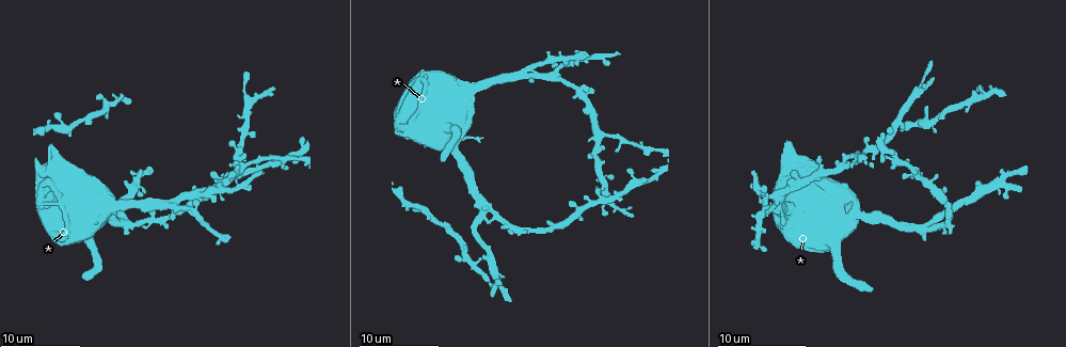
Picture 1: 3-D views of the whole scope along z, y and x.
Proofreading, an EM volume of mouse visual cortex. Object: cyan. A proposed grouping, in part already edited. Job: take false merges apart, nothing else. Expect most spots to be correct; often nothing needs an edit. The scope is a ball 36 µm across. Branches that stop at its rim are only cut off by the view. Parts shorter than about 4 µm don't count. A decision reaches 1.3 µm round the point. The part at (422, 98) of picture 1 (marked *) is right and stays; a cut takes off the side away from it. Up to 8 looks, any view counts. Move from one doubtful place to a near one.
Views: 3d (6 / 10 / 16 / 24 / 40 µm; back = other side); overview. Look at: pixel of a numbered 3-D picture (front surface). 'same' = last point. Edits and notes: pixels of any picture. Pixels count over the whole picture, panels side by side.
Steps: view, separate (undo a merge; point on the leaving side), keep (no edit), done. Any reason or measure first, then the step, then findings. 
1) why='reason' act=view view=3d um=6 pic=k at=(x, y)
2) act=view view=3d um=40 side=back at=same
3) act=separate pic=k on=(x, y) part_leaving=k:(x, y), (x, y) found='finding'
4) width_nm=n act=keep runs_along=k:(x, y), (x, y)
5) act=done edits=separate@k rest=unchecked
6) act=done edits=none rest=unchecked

act=view view=3d um=10 pic=1 at=(488, 261)

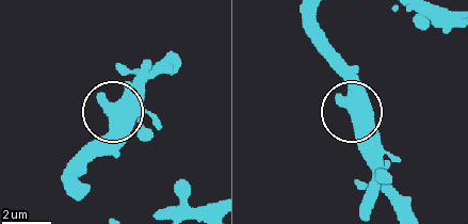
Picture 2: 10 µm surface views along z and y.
act=view view=3d um=6 pic=2 at=(111, 108)

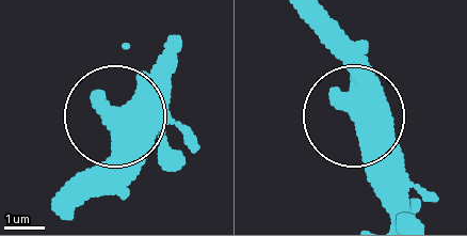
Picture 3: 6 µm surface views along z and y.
act=keep found='one cell here'

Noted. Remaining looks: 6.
act=view view=3d um=16 pic=1 at=(484, 219)

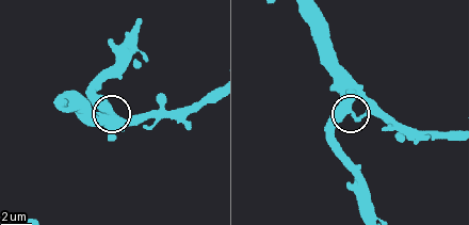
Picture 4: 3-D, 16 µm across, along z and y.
why='other side' act=view view=3d um=16 side=back pic=4 at=(350, 112)

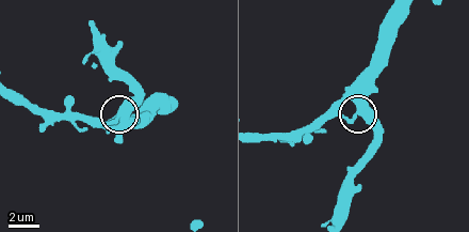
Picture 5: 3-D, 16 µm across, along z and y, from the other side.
width_nm=420 act=keep found='all the same cell'

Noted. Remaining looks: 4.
act=view view=3d um=6 pic=1 at=(603, 138)

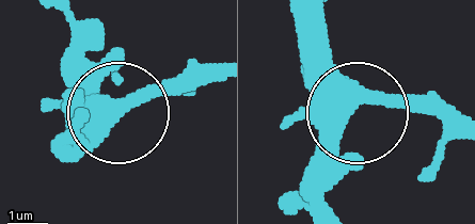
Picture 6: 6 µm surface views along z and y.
act=keep runs_along=6:(298, 12), (301, 63), (338, 105), (447, 105) found='one cell here'

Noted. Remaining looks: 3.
why='three-way junction' act=view view=3d um=6 pic=1 at=(535, 69)

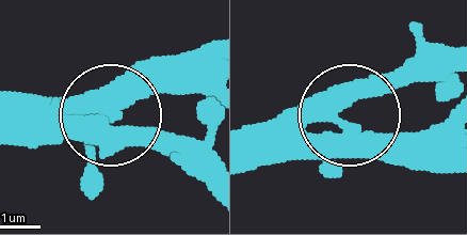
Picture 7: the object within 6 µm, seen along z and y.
arms=3 act=keep found='one cell here'

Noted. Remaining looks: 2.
act=done edits=none rest=unchecked

